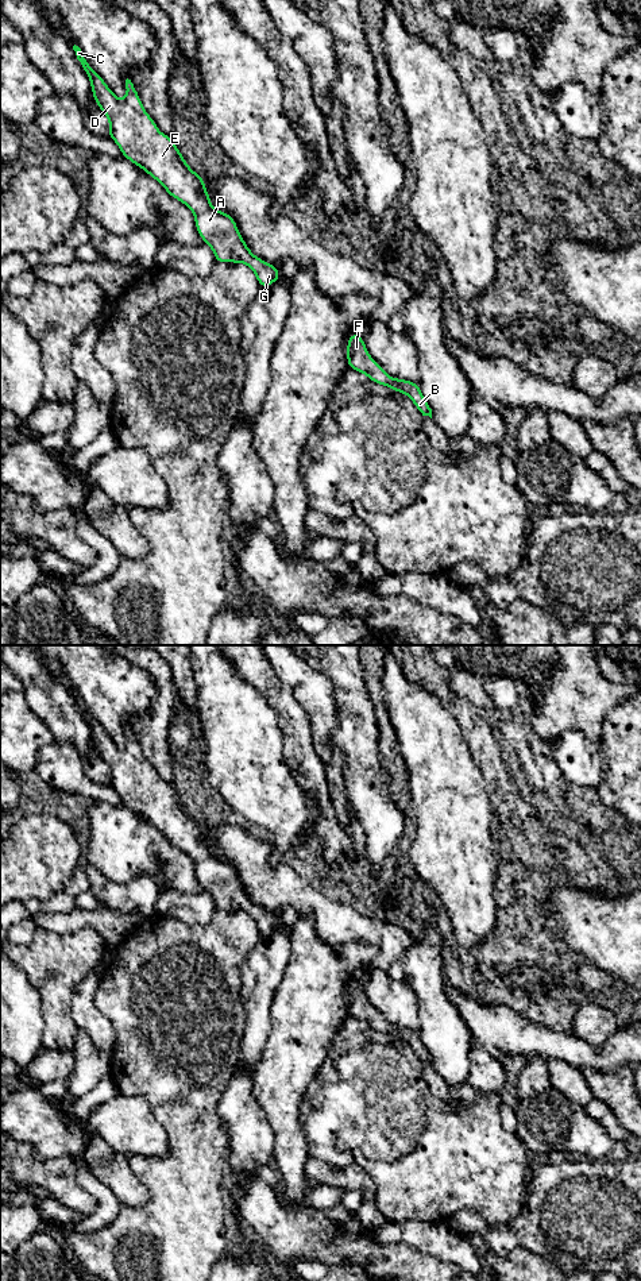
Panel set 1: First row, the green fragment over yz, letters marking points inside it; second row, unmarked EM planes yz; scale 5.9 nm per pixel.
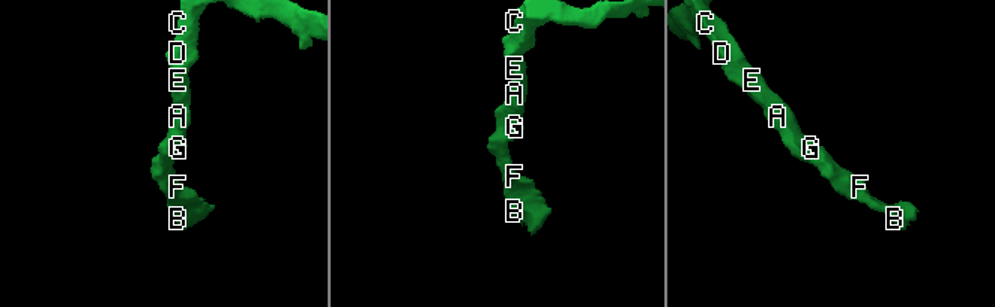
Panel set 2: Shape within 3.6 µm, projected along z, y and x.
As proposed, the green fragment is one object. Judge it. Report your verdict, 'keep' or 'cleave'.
keep

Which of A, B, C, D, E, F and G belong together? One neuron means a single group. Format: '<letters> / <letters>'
A B C D E F G

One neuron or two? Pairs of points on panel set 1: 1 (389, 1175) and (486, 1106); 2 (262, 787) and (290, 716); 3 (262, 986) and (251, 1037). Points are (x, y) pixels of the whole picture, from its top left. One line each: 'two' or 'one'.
1: one
2: two
3: one

